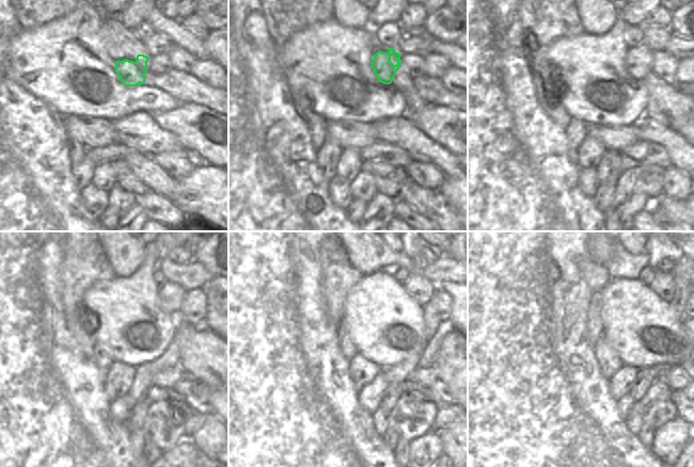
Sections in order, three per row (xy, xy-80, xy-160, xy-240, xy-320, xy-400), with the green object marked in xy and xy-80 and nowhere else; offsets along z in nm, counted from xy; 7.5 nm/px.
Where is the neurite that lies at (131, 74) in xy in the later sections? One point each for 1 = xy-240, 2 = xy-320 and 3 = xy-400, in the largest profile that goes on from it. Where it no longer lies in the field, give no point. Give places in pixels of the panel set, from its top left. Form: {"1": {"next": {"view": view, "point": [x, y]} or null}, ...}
{"1": {"next": {"view": "xy-240", "point": [171, 295]}}, "2": {"next": {"view": "xy-320", "point": [419, 288]}}, "3": {"next": {"view": "xy-400", "point": [663, 285]}}}

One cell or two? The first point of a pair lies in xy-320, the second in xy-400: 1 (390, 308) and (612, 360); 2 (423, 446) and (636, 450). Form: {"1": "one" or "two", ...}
{"1": "two", "2": "two"}

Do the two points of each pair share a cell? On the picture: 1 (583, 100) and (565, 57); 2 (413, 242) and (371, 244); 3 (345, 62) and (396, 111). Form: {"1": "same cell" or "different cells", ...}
{"1": "same cell", "2": "different cells", "3": "same cell"}

